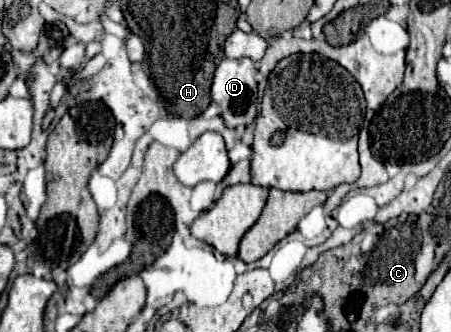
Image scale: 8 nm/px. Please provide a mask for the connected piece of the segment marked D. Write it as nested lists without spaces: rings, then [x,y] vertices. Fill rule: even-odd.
[[[223,59],[213,77],[211,99],[219,103],[227,127],[247,127],[257,115],[257,81],[251,59]]]

